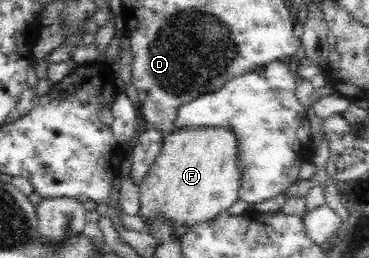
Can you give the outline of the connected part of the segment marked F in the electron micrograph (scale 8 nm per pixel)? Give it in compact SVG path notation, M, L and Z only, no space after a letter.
M183 129L169 133L163 139L161 153L147 175L138 183L139 192L139 219L145 225L144 231L151 230L155 219L170 227L191 227L199 223L207 223L217 219L238 200L240 175L236 166L236 141L234 135L222 129Z

